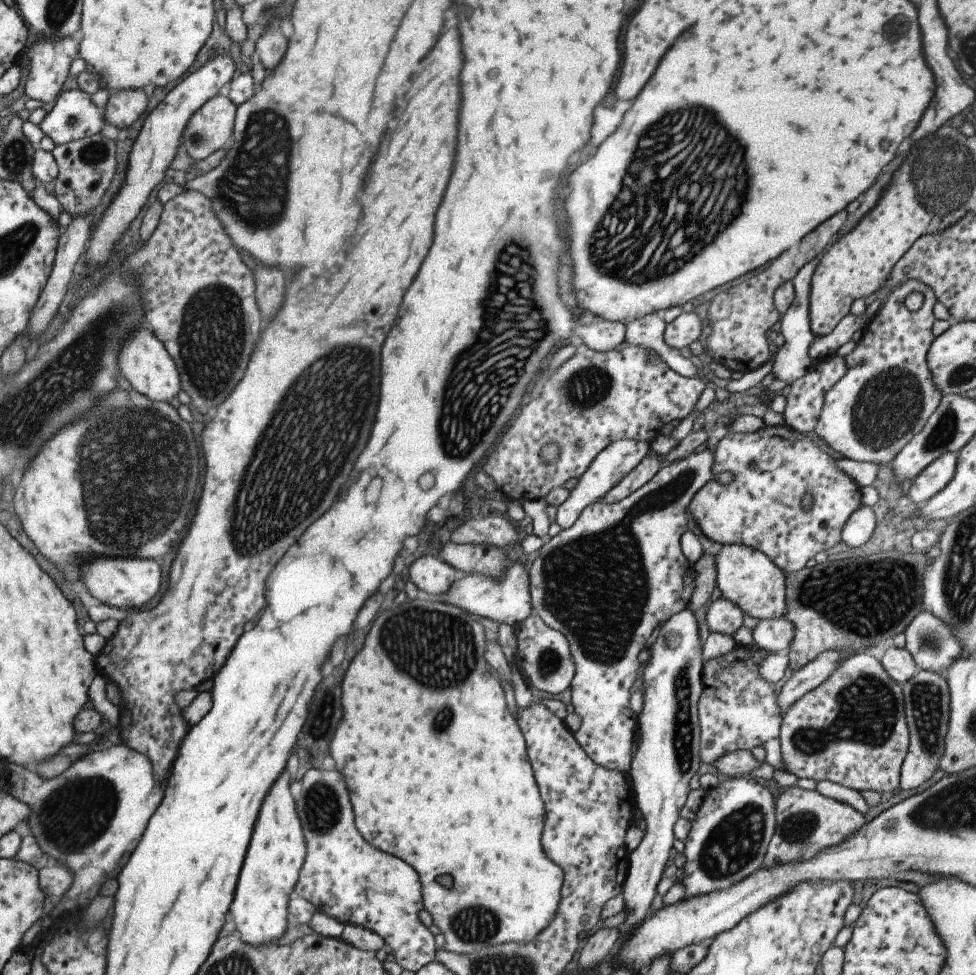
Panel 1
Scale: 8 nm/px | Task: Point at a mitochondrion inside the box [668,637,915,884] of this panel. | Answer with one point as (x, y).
(867, 715)

